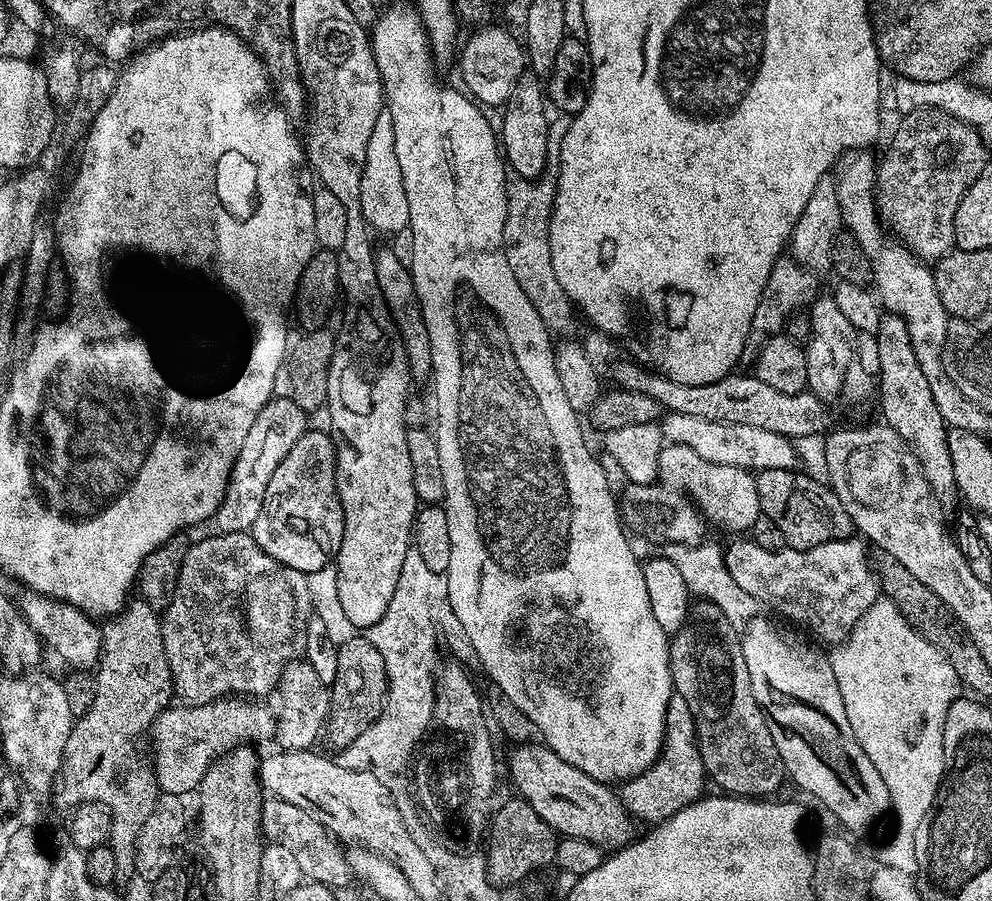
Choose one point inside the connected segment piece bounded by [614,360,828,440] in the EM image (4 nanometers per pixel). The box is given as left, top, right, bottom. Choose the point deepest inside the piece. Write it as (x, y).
(743, 399)

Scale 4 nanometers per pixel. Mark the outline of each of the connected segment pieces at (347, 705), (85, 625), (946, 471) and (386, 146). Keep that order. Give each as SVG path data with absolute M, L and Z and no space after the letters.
M353 634L348 641L342 642L337 652L338 672L329 689L326 740L328 736L330 743L342 749L352 744L354 738L358 738L380 715L388 694L388 682L382 655L371 645L367 635Z
M21 589L16 605L30 627L35 630L41 641L56 649L57 654L70 665L73 671L93 671L103 652L103 629L99 623L80 608L70 603L42 595L32 589Z
M881 311L874 335L878 342L878 396L880 392L883 423L890 425L912 448L930 490L941 505L949 506L958 500L954 462L950 458L948 446L950 429L944 423L942 410L938 410L934 402L930 382L926 382L926 377L922 375L918 358L914 358L914 344L910 342L910 332L904 317L899 312Z
M385 110L380 113L367 142L366 166L363 167L362 186L359 192L360 209L369 227L380 232L400 232L408 228L410 208L402 185L402 170L394 154L393 120Z

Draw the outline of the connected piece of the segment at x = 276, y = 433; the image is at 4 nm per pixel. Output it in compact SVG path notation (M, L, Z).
M287 399L281 404L269 402L258 414L254 426L250 426L250 434L246 434L246 442L242 442L242 450L238 450L238 458L228 475L224 500L214 517L220 532L248 532L254 518L258 518L258 510L262 510L262 502L266 498L266 486L270 486L274 470L278 470L282 458L290 454L290 446L294 446L297 437L295 416L299 417L301 410L295 399Z

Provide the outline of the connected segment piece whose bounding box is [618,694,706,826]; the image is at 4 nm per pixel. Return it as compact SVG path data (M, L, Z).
M673 694L666 710L664 745L660 748L660 756L645 772L619 785L620 801L629 816L637 821L649 820L647 823L655 826L701 799L706 792L704 784L706 785L706 773L702 766L700 748L696 744L696 727L690 706L686 706L686 698Z

